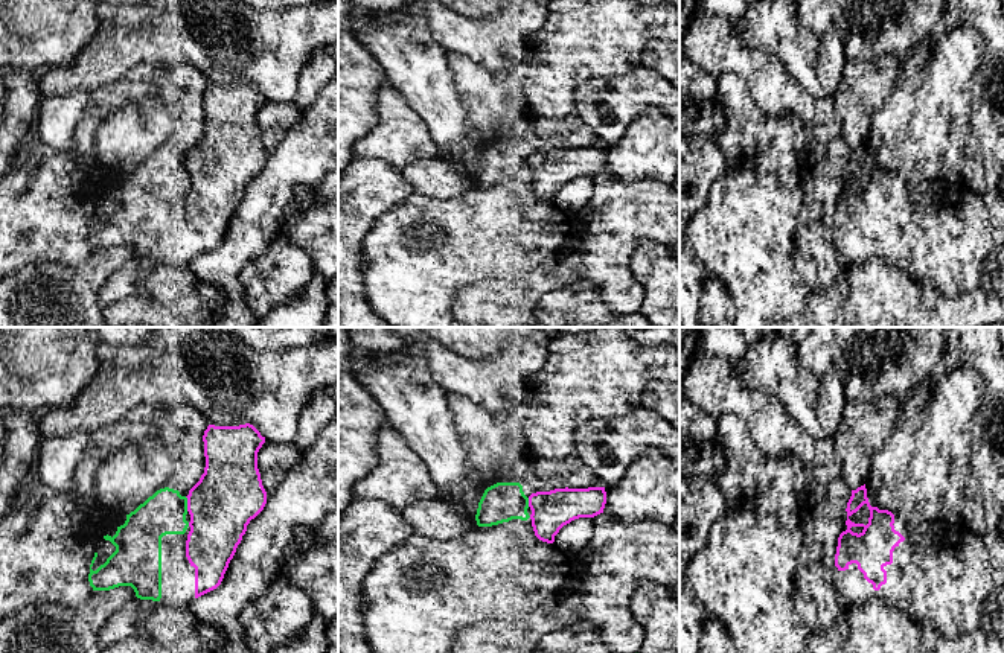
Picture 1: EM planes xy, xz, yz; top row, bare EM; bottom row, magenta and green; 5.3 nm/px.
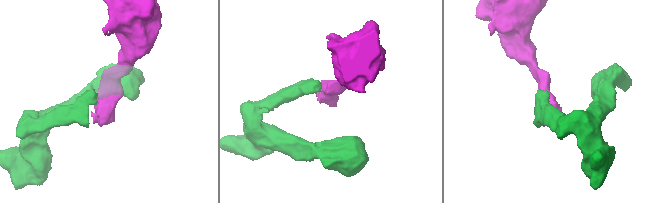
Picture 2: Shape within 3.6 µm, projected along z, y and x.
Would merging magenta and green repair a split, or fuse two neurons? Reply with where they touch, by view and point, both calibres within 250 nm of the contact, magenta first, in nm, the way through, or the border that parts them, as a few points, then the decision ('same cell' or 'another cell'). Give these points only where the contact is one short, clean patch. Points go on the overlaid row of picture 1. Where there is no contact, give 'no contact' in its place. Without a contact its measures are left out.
xy (188, 504) | 360/220 nm | another cell

